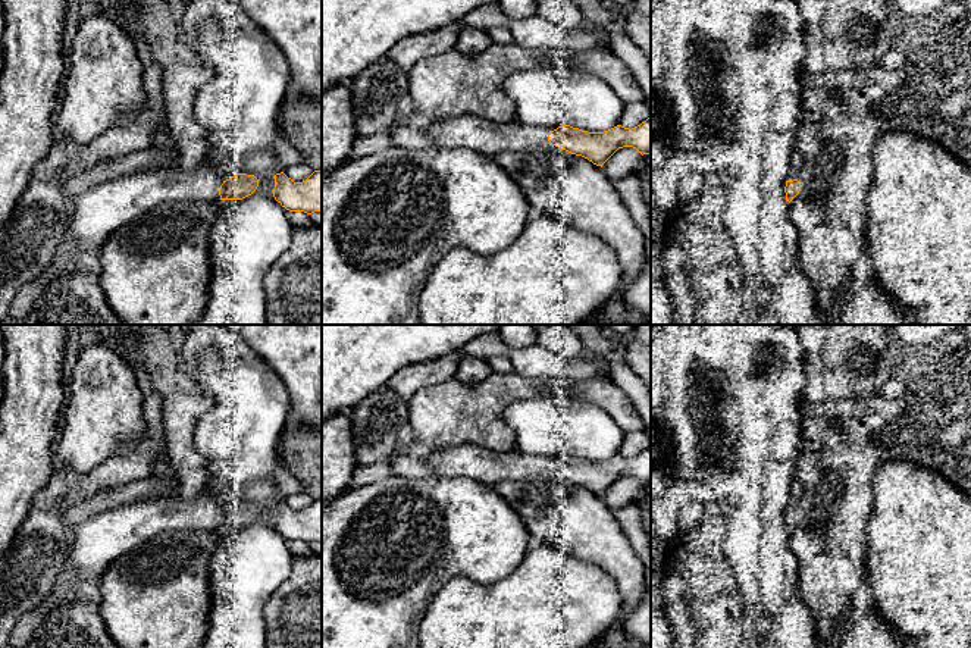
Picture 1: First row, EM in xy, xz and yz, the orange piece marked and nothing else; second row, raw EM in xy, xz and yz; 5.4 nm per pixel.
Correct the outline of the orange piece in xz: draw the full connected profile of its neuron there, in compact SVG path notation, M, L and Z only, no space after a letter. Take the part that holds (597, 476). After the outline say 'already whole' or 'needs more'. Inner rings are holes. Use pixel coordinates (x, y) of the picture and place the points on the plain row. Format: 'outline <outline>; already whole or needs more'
outline M466 442L460 447L433 448L423 460L439 478L469 478L489 486L501 480L520 480L549 473L602 497L623 476L633 476L642 485L651 482L651 447L632 458L617 454L604 461L588 461L570 454L549 460L521 451L494 453Z; needs more

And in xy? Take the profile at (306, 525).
outline M314 500L306 510L294 511L284 501L275 504L275 529L289 541L311 544L322 541L322 500Z; already whole

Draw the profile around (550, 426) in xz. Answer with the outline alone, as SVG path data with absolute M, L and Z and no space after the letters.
M536 395L513 401L502 417L516 433L516 447L527 456L554 460L570 454L588 461L604 461L620 454L624 432L604 408L586 400Z

